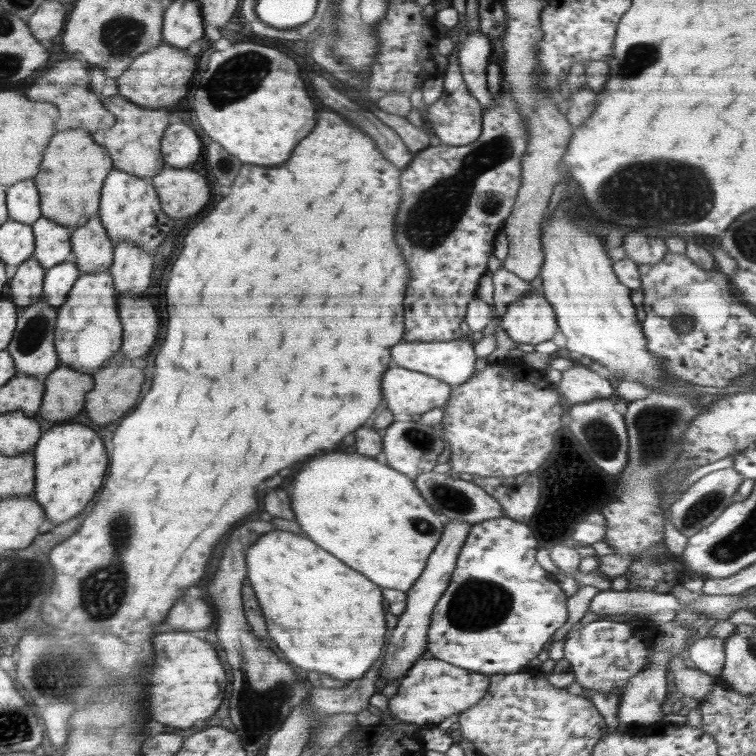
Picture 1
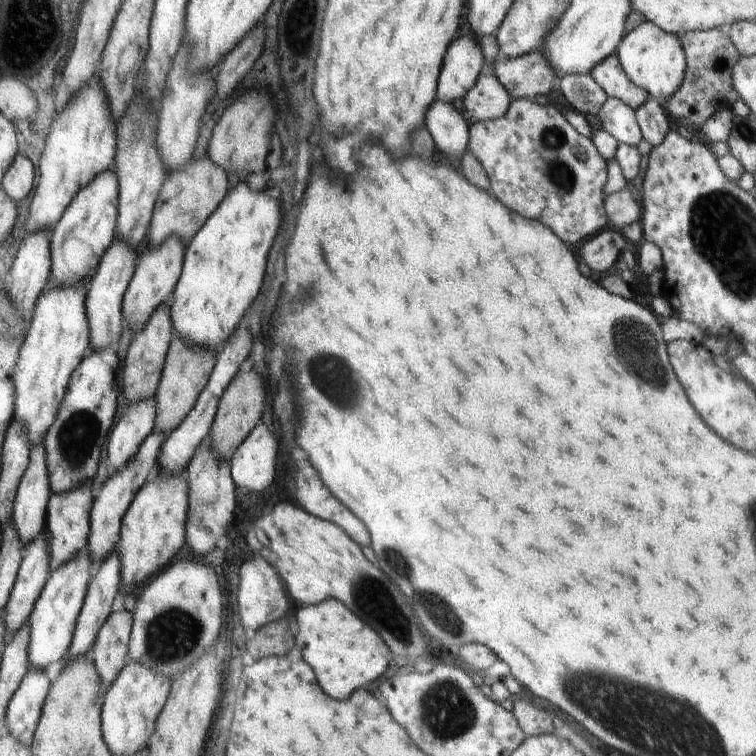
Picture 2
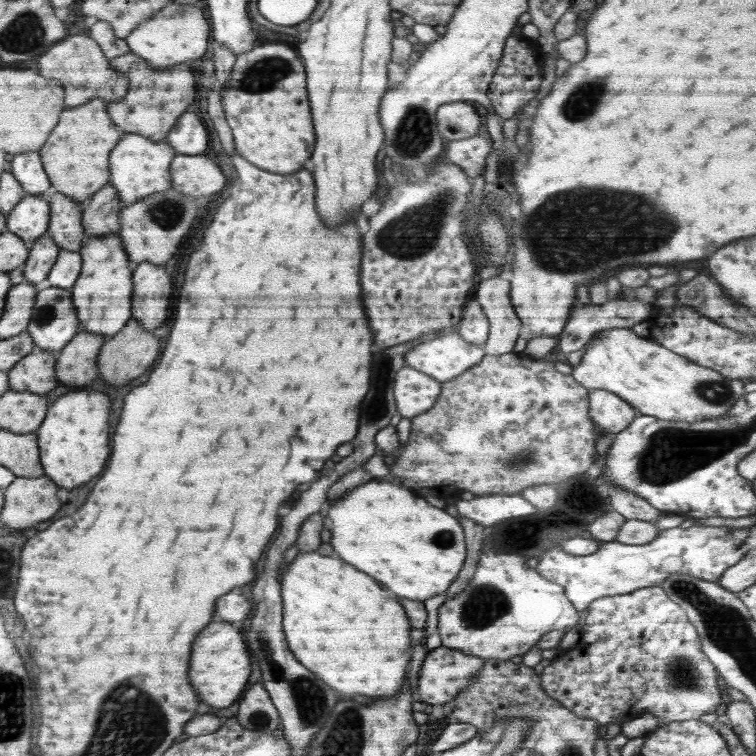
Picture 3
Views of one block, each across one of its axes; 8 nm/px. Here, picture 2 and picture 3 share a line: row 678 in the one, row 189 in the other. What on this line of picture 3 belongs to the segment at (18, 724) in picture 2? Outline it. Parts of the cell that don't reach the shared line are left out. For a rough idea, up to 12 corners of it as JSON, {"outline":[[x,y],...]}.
{"outline":[[38,151],[16,154],[9,172],[26,195],[51,187]]}

